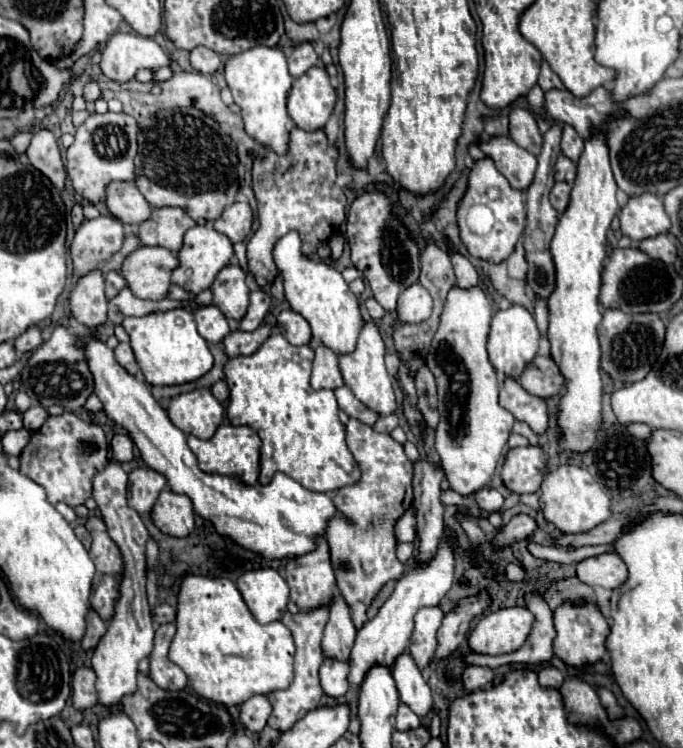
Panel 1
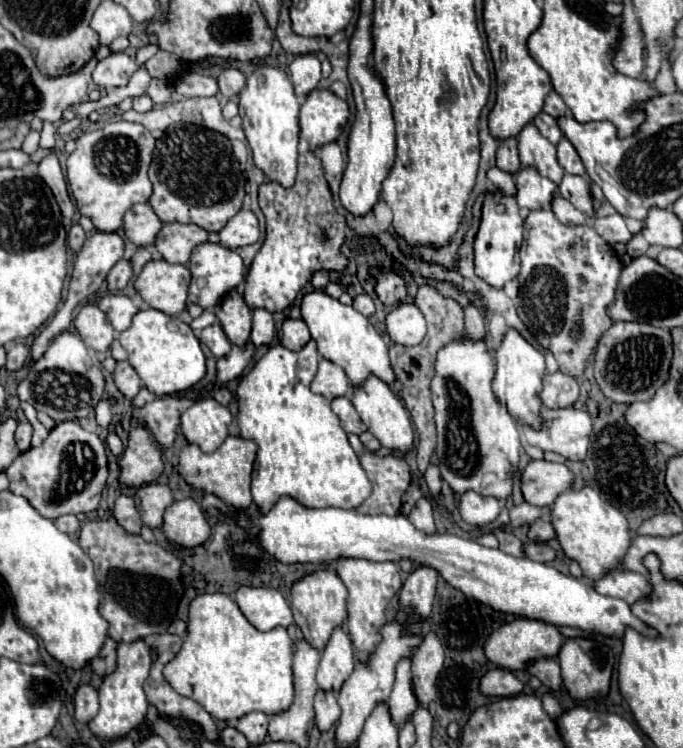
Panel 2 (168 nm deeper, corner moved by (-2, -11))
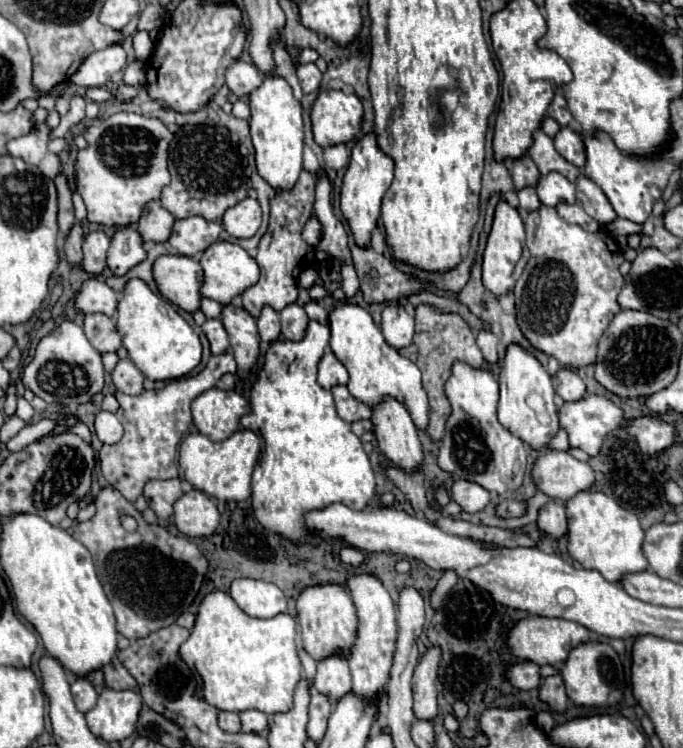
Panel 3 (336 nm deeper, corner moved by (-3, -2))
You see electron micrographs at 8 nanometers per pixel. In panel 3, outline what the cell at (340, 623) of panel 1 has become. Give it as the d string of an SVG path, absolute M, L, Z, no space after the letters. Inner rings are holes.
M332 655L318 661L314 687L324 693L332 701L332 705L336 705L338 699L352 689L348 659L344 655Z

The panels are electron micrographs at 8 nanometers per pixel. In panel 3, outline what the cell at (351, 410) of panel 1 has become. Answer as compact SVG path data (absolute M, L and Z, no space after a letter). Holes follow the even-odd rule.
M336 385L332 389L332 395L334 395L334 403L336 403L336 411L338 415L348 421L348 423L354 423L354 421L360 421L360 419L370 419L372 411L368 405L360 403L356 397L350 395L348 387L344 385Z

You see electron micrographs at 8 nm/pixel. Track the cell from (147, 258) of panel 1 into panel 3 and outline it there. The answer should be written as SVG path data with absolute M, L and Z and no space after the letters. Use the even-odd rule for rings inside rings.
M162 255L154 261L152 275L164 299L188 313L194 313L200 307L202 267L196 259L184 255Z

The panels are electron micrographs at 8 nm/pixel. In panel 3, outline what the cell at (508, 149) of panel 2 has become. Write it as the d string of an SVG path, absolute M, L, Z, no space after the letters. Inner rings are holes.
M522 155L522 157L518 157L518 159L512 161L510 175L512 175L512 179L514 179L514 187L516 187L516 189L534 187L534 185L536 185L536 179L540 177L534 161L532 161L528 155Z

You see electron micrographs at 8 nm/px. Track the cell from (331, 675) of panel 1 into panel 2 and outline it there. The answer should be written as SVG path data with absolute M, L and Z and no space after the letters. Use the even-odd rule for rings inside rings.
M319 690L315 694L315 724L321 732L327 732L337 720L339 720L339 714L341 714L341 708L337 704L337 696L335 692L323 692Z

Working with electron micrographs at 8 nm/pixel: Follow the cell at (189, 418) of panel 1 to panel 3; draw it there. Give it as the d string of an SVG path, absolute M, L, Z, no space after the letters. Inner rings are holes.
M208 389L192 401L192 417L196 429L212 441L226 439L238 429L242 415L250 411L248 401L236 391Z

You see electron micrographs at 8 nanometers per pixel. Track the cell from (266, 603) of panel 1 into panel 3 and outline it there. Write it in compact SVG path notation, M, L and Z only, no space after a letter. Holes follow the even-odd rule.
M234 579L230 595L236 605L250 617L270 619L286 613L286 597L282 589L274 583L256 579Z

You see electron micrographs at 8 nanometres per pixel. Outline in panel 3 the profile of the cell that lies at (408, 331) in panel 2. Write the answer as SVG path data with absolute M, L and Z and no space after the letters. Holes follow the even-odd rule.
M386 305L382 311L382 333L392 347L406 347L414 337L414 317L404 305Z

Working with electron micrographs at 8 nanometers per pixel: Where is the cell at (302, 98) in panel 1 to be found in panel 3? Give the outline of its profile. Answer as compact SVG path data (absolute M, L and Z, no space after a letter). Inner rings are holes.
M320 89L312 111L310 111L310 121L312 121L312 133L314 133L314 141L320 147L328 147L328 145L336 145L336 143L346 143L350 139L354 139L354 135L360 131L360 123L362 123L362 103L356 95L346 95L344 91L336 91L336 89Z

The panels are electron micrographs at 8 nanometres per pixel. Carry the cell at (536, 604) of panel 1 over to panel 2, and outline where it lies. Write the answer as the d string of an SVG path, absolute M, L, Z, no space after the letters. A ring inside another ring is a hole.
M541 658L535 664L529 666L529 672L533 676L537 676L551 692L561 688L561 670L559 670L559 662L555 658Z

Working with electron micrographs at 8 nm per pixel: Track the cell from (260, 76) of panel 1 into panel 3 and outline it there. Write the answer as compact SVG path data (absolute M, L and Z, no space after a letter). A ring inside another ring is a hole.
M276 73L264 77L262 85L250 95L250 135L256 149L258 173L274 189L292 189L302 171L302 149L304 149L304 121L302 105L294 97L288 81Z

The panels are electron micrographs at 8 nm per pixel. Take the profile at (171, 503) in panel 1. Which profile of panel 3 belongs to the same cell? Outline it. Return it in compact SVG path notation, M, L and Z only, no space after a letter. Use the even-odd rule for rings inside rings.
M192 489L174 503L174 525L188 537L212 535L218 523L220 513L214 501L204 491Z

